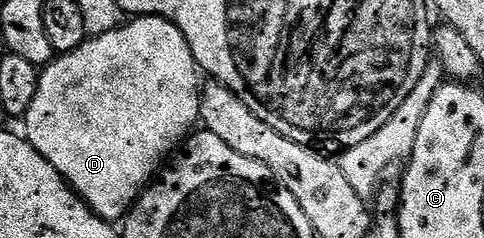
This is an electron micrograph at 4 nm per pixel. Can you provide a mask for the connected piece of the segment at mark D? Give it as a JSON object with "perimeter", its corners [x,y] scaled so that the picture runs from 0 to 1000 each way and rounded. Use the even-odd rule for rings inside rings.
{"perimeter":[[[279,71],[244,122],[171,172],[149,223],[116,235],[83,303],[76,399],[68,399],[52,496],[52,571],[209,924],[252,933],[347,664],[405,538],[415,403],[411,324],[399,214],[390,214],[382,147],[355,88],[339,71]]]}

